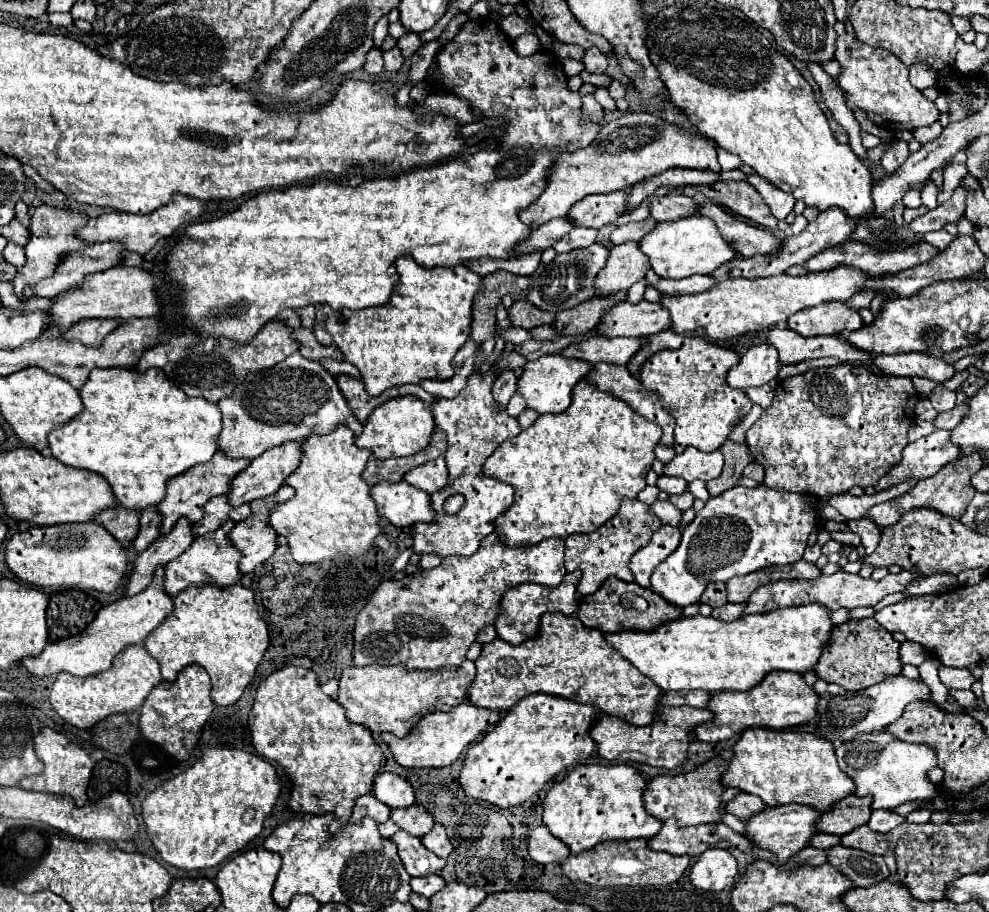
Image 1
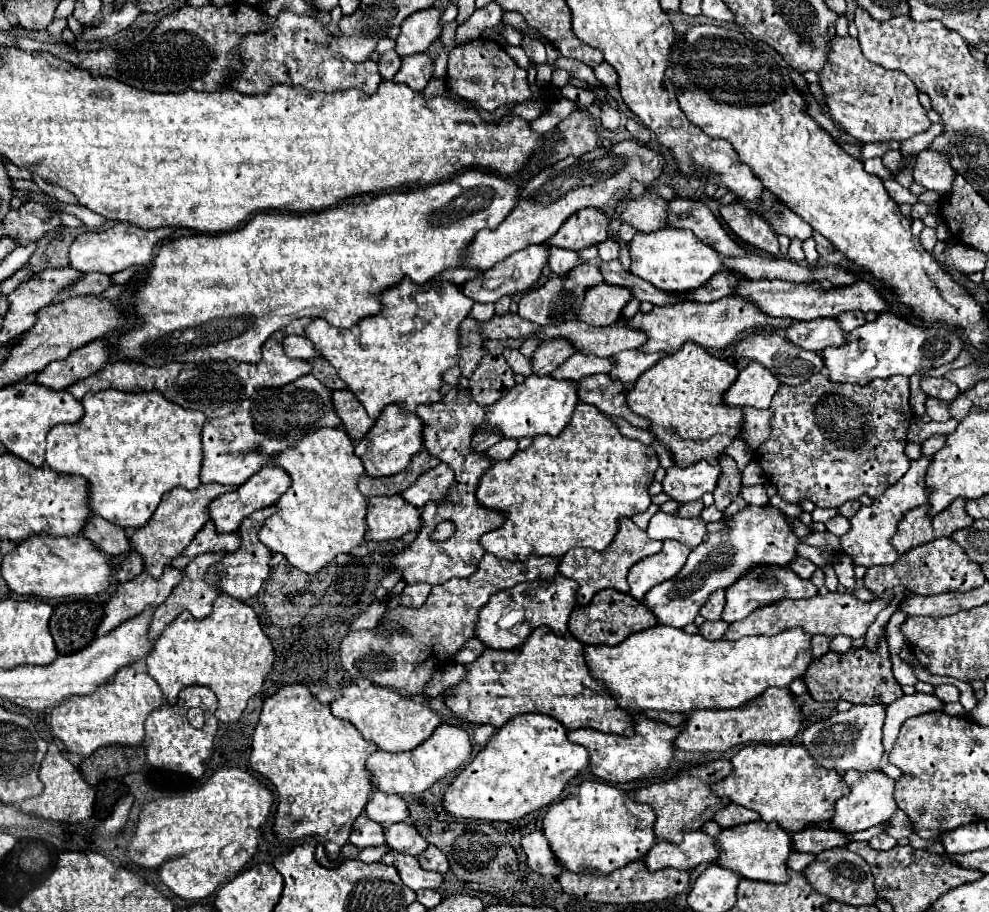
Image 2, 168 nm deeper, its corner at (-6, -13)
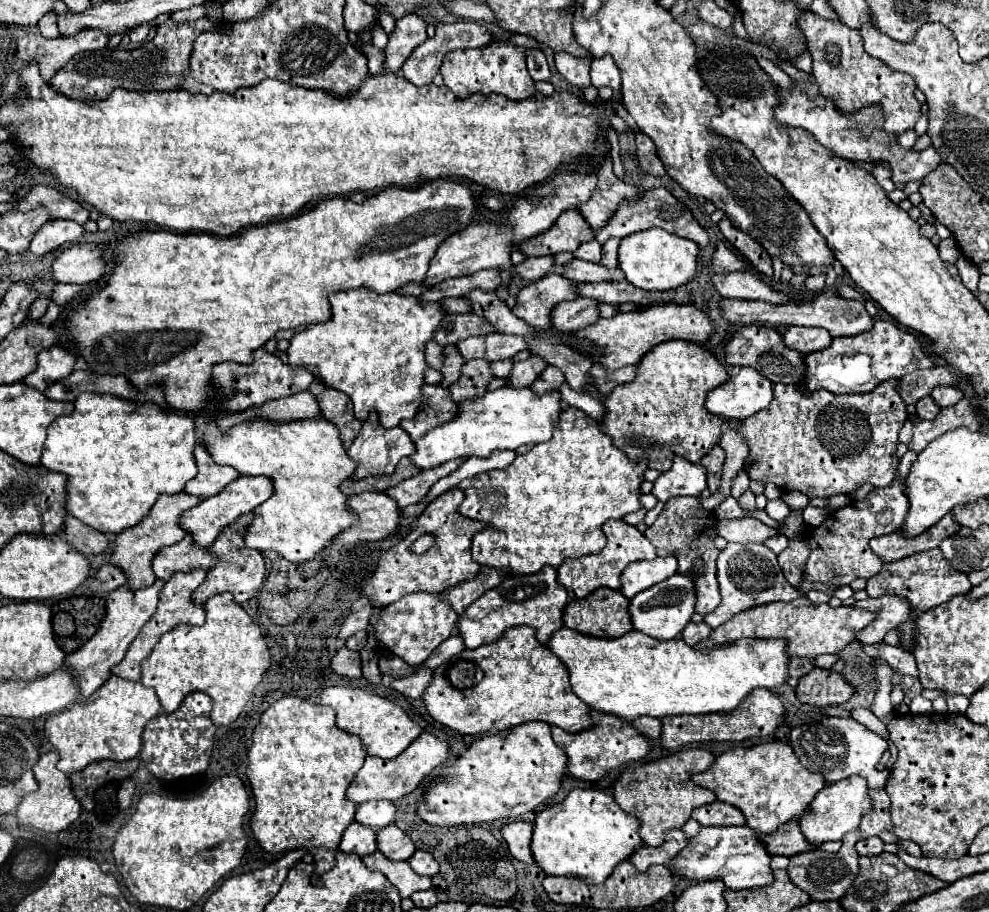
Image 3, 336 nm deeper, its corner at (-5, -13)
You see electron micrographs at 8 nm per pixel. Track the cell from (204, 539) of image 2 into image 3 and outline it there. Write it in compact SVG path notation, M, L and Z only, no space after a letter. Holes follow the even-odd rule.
M186 534L180 542L158 550L152 560L152 570L158 580L170 580L174 572L190 572L196 568L210 570L216 564L216 558L198 546L192 544L190 534Z

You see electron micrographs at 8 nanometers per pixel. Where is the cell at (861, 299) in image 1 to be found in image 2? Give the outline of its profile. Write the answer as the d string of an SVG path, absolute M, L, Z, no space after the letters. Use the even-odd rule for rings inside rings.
M855 310L855 312L843 312L843 314L837 316L837 320L839 320L839 326L843 328L843 332L849 334L857 326L863 326L865 324L865 314L859 312L859 310Z

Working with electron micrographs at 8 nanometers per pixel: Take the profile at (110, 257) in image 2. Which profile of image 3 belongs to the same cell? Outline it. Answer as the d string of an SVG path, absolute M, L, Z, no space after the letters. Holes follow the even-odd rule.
M74 244L62 250L50 266L54 282L88 284L104 276L106 262L96 244Z

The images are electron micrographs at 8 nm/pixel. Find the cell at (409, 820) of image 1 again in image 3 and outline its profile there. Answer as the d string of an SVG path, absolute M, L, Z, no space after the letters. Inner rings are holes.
M390 824L382 830L378 830L376 844L378 844L378 850L388 860L408 860L416 850L410 836L406 832L402 832L396 824Z

